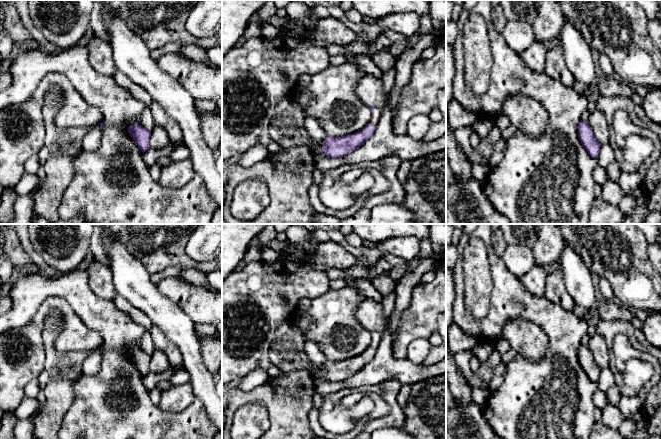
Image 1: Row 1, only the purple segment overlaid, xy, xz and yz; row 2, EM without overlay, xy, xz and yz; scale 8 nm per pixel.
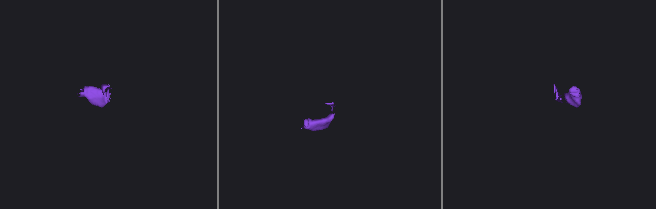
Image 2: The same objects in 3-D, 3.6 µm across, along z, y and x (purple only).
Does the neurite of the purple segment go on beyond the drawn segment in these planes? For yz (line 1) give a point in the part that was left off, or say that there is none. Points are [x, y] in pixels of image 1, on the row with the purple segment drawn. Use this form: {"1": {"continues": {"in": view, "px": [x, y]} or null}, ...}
{"1": {"continues": null}}

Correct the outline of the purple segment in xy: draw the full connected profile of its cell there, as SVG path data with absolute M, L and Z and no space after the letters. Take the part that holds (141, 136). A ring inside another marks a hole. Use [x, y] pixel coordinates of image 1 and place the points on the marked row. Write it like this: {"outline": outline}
{"outline": "M135 124L128 127L128 133L143 153L150 148L149 141L151 137L151 131L143 128L139 124Z"}

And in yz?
{"outline": "M581 120L578 125L578 137L588 154L592 158L597 159L601 145L597 141L588 122Z"}

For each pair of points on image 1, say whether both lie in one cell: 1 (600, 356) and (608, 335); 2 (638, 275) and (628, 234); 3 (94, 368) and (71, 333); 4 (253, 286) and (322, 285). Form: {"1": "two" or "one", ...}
{"1": "two", "2": "one", "3": "two", "4": "one"}

